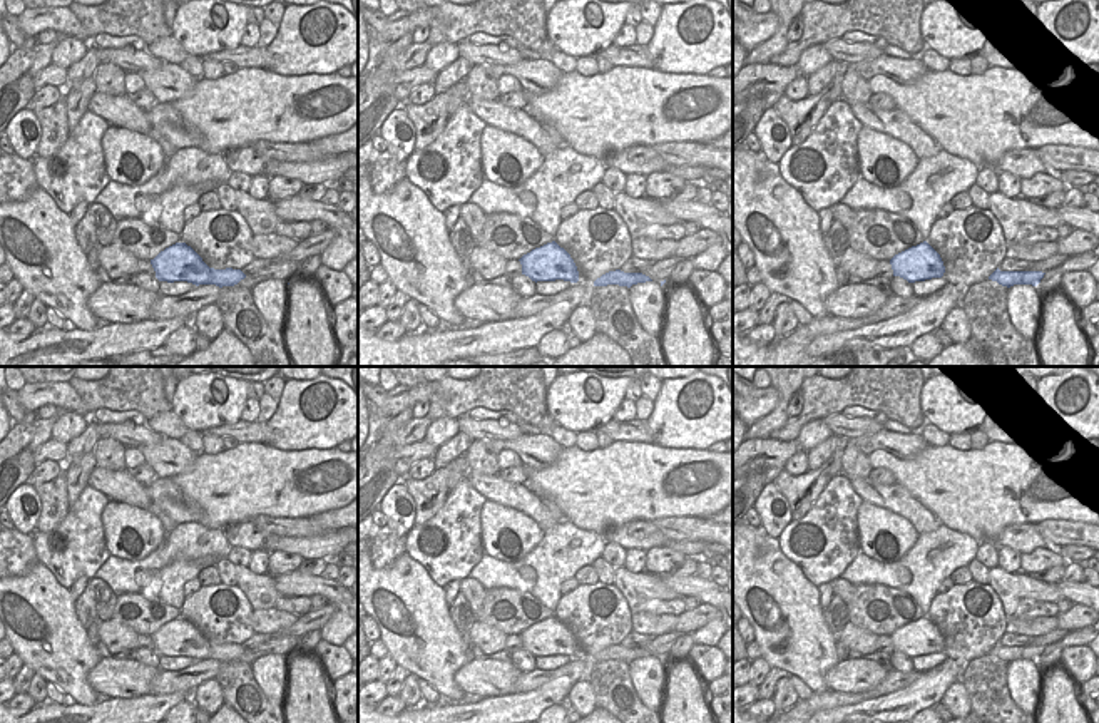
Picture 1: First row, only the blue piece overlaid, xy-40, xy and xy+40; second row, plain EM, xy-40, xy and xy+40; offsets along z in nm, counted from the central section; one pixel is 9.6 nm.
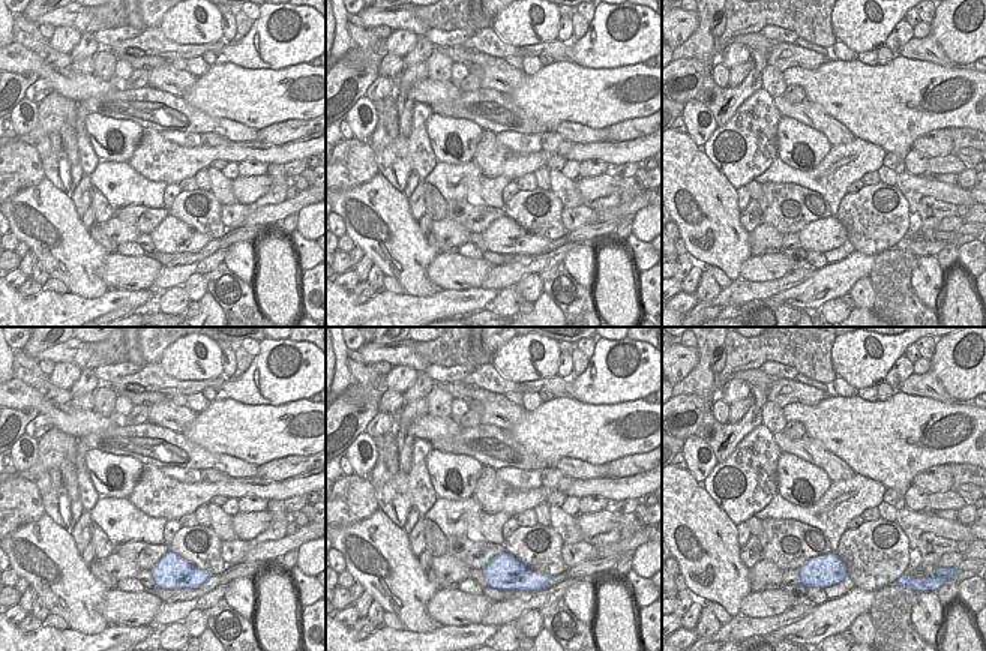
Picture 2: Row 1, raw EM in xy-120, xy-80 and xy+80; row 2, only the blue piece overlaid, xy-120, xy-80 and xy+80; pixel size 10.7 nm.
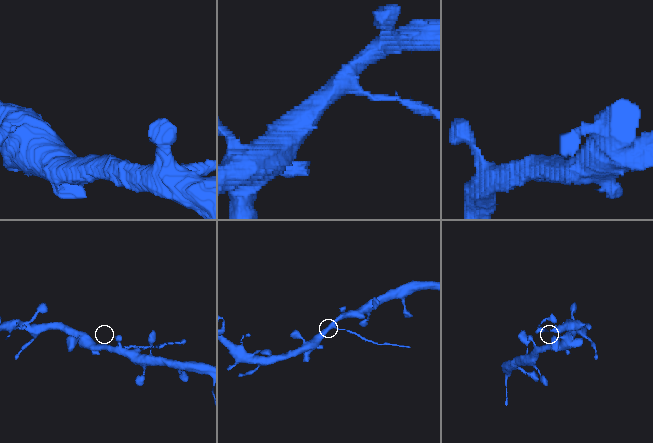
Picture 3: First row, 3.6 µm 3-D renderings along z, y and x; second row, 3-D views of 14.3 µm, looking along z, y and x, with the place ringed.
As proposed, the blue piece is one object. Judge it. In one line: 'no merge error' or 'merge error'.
merge error

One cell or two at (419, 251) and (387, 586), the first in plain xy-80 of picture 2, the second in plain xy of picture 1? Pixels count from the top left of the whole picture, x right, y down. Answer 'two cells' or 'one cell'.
one cell

